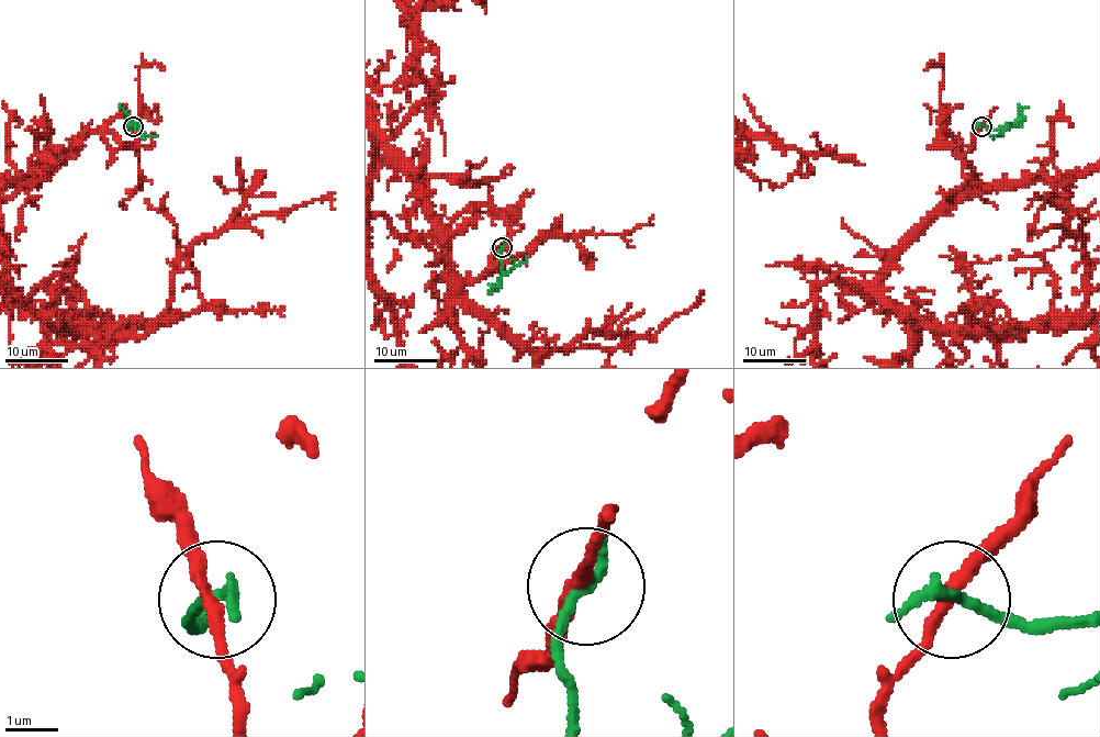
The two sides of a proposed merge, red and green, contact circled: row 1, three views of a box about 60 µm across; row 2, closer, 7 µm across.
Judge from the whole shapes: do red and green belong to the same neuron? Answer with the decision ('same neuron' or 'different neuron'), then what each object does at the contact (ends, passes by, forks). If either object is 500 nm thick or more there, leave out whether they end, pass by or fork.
different neuron; red passes by; green passes by

